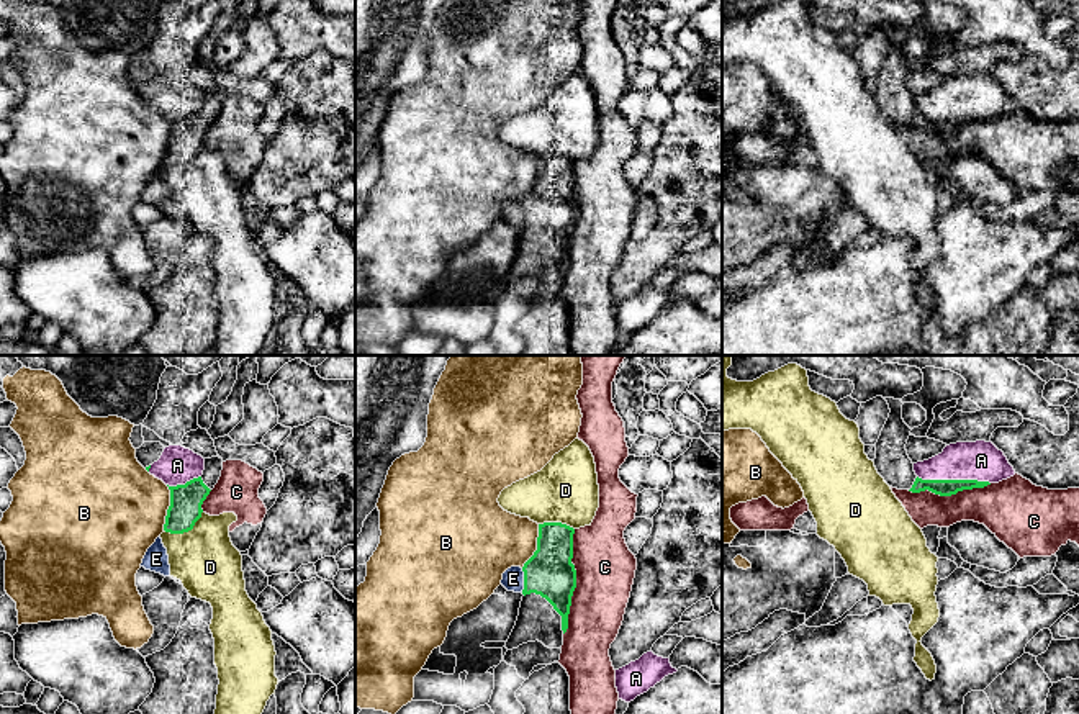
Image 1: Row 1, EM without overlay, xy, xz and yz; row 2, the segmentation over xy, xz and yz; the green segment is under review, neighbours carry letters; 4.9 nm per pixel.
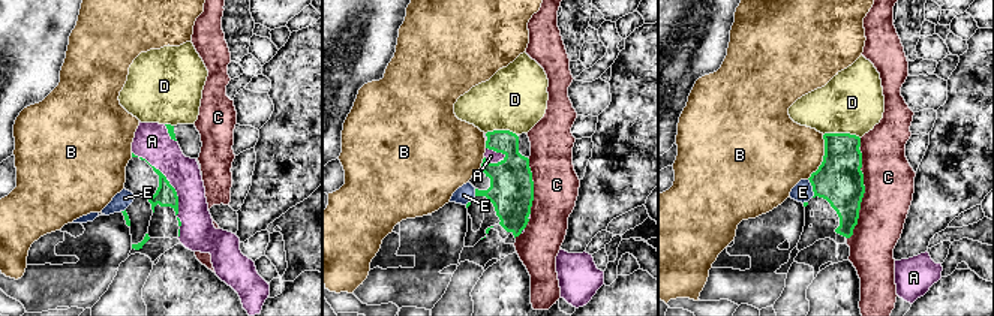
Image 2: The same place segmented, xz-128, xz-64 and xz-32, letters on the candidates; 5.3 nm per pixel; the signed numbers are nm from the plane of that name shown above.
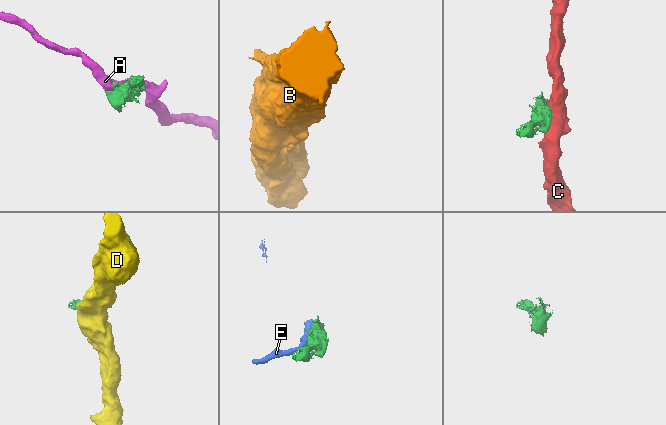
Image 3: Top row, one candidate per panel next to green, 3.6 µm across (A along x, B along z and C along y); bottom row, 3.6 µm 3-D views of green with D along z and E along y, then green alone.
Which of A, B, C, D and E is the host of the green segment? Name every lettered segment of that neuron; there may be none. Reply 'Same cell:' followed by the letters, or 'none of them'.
Same cell: none of them

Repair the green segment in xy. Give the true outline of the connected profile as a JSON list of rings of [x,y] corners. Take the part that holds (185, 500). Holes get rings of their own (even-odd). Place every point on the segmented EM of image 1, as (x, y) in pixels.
[[[205,459],[203,475],[185,485],[169,486],[170,506],[167,509],[164,531],[183,534],[193,529],[201,517],[201,504],[221,477],[223,459]]]

